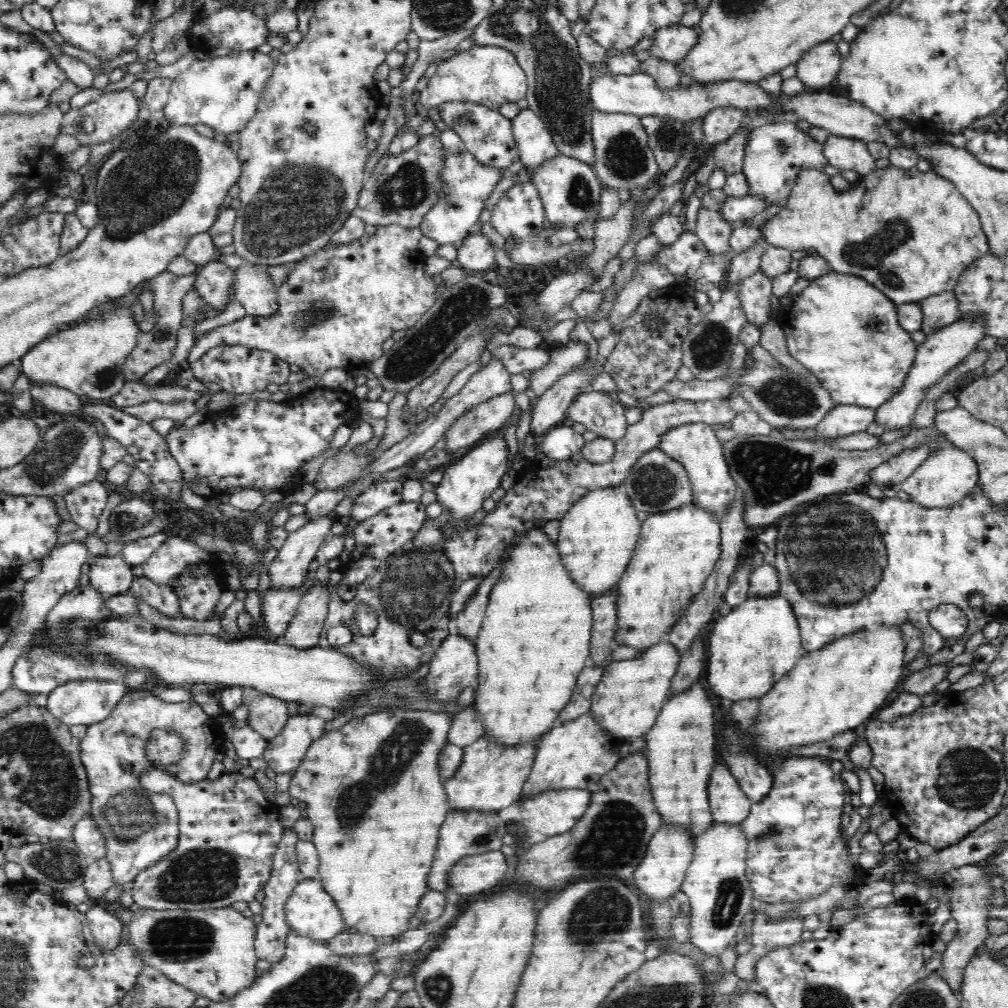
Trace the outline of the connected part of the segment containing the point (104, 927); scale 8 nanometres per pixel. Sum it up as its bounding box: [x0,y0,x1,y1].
[85,905,125,951]

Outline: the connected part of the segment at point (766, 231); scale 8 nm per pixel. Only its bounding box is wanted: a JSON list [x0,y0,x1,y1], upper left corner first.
[761,165,989,304]

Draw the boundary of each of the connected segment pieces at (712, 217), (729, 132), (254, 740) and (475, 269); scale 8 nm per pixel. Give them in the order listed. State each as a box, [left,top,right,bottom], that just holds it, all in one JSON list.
[[696,207,733,254],[702,107,744,145],[223,723,268,758],[457,232,496,275]]

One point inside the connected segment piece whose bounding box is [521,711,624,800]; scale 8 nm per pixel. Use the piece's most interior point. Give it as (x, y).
(572, 755)

